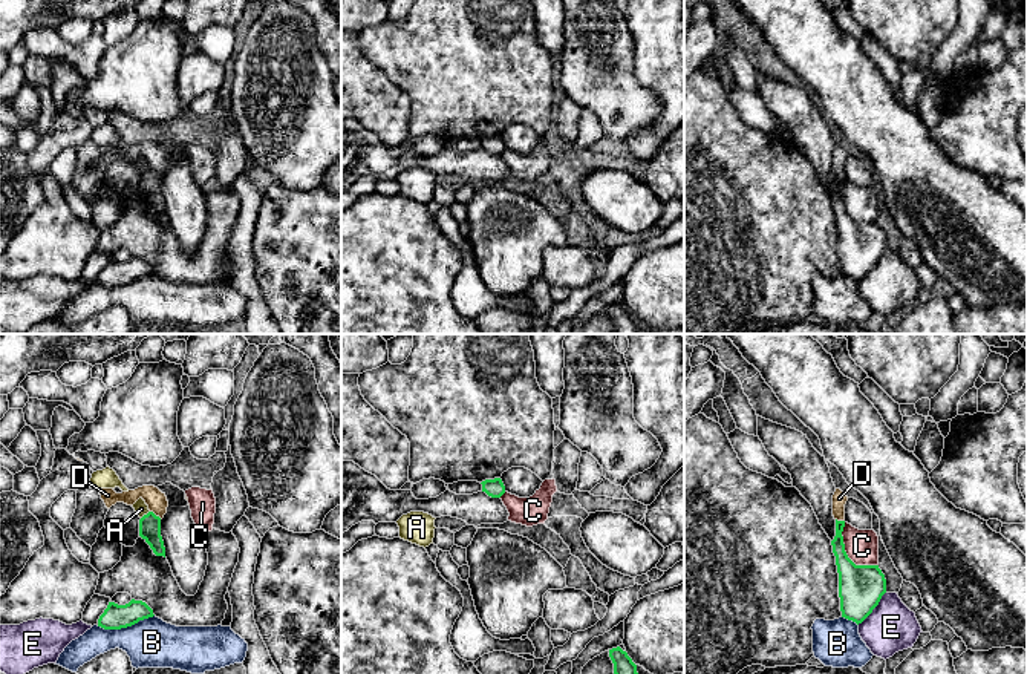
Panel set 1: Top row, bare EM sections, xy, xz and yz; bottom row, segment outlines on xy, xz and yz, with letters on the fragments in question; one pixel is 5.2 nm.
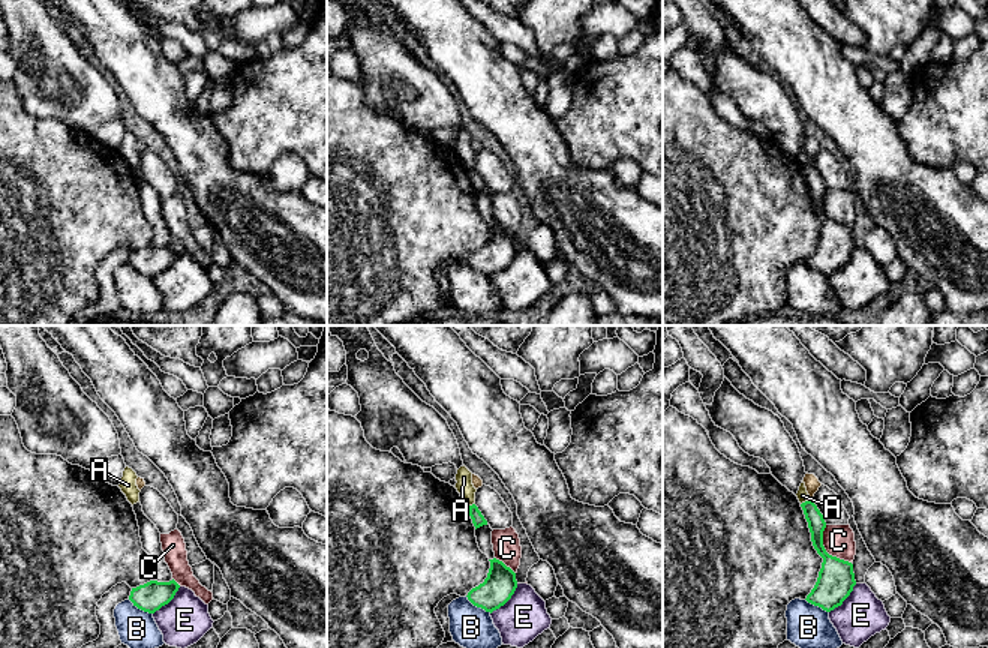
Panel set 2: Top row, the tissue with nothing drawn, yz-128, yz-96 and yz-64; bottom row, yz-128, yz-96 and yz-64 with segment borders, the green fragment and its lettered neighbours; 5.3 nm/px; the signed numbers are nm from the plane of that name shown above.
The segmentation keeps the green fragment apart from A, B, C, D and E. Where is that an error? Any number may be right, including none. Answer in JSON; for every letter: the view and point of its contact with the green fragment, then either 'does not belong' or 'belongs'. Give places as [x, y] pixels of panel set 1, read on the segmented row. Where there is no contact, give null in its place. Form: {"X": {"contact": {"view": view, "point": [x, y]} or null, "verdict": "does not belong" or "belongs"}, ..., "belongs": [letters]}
{"A": {"contact": {"view": "xy", "point": [144, 515]}, "verdict": "does not belong"}, "B": {"contact": {"view": "xy", "point": [124, 627]}, "verdict": "does not belong"}, "C": {"contact": {"view": "yz", "point": [847, 555]}, "verdict": "does not belong"}, "D": {"contact": {"view": "xy", "point": [155, 515]}, "verdict": "does not belong"}, "E": {"contact": {"view": "yz", "point": [874, 607]}, "verdict": "does not belong"}, "belongs": []}

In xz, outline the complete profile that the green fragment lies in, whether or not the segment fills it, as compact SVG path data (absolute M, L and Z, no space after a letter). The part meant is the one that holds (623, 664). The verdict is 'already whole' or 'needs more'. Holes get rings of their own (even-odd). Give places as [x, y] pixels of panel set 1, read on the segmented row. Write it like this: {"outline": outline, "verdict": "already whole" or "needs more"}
{"outline": "M620 646L609 649L609 657L614 663L614 674L638 674L637 665Z", "verdict": "already whole"}

